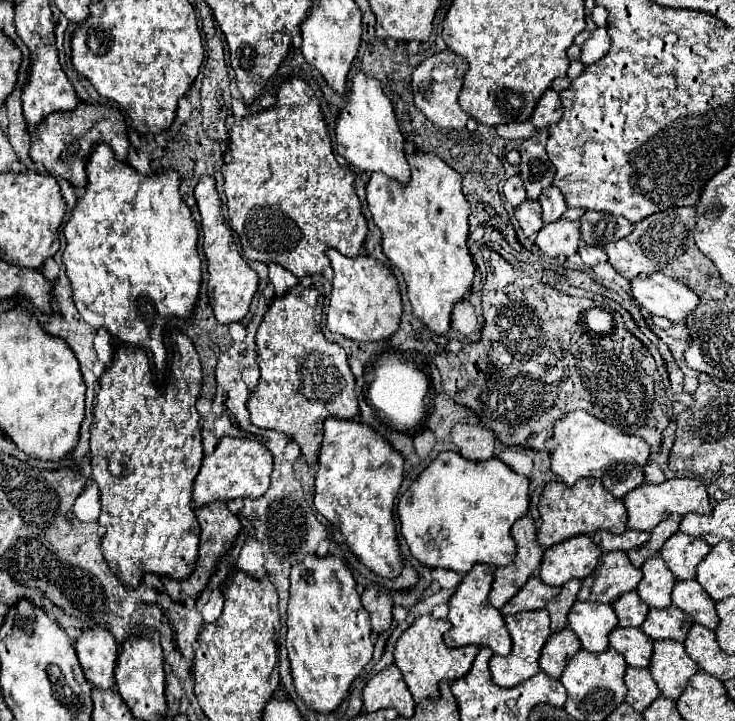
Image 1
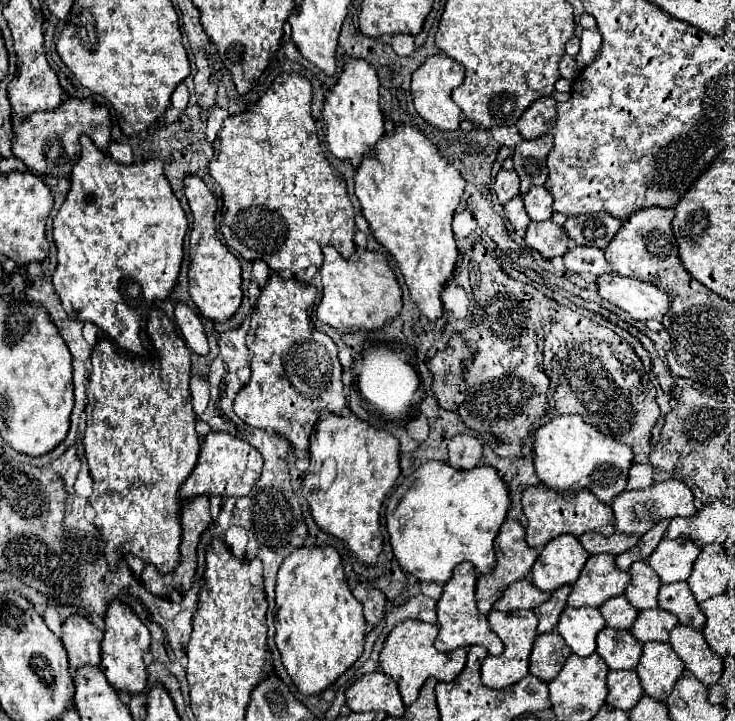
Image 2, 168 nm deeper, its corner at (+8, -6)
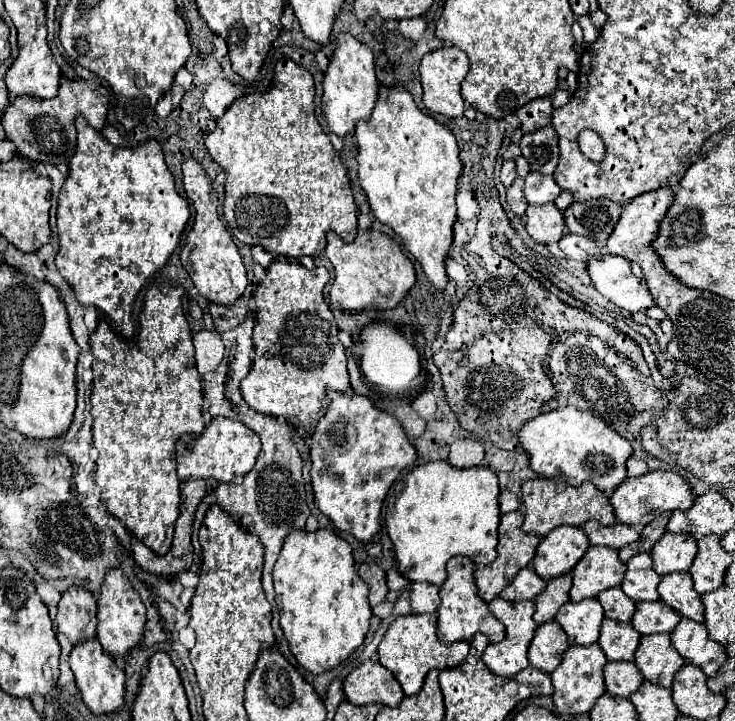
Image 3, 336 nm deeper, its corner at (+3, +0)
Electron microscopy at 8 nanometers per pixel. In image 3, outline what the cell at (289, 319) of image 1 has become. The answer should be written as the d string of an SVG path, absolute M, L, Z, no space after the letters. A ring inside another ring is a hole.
M275 260L267 268L265 278L259 282L255 290L255 304L257 304L255 328L253 328L255 360L253 360L251 372L245 376L245 380L241 380L241 394L243 394L243 400L249 404L249 408L275 418L283 416L287 422L293 424L293 428L305 440L309 440L309 436L315 430L327 392L351 390L345 348L337 340L339 330L333 318L333 312L323 300L323 288L327 282L329 282L329 272L325 268L307 270L301 264L281 262L281 260Z

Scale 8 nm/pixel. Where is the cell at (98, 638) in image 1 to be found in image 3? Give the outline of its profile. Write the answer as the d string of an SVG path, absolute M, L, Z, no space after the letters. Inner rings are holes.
M69 588L59 600L57 630L75 646L97 638L97 602L83 588Z

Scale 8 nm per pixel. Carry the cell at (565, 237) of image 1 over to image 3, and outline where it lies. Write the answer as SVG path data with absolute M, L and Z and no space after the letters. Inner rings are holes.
M547 204L547 206L529 206L527 212L527 232L529 236L539 242L539 244L553 244L559 242L563 238L563 234L567 232L565 228L565 218L563 214L557 210L555 204Z

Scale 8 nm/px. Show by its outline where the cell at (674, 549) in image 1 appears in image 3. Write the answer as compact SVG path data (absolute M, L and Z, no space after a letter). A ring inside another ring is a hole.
M665 532L663 538L653 546L653 568L659 576L671 572L687 572L697 554L697 540L689 534Z

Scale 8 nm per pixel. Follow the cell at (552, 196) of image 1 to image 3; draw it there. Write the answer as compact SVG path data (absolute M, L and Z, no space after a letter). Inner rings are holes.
M529 172L529 176L525 178L525 200L529 204L539 204L539 206L551 204L551 202L555 202L555 198L559 194L561 194L561 190L555 184L553 176Z

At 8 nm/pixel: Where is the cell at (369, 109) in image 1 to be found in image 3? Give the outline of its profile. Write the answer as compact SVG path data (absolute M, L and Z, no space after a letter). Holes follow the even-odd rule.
M339 34L335 54L325 72L323 90L325 90L323 92L323 118L329 126L329 130L335 132L339 138L353 134L357 122L369 120L371 112L377 104L379 80L377 80L375 58L373 58L371 48L361 44L359 40L355 40L351 34Z

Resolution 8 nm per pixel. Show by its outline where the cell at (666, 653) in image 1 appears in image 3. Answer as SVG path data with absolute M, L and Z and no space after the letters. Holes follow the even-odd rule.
M649 634L641 638L635 664L651 684L671 688L675 674L683 668L683 656L673 648L669 634Z

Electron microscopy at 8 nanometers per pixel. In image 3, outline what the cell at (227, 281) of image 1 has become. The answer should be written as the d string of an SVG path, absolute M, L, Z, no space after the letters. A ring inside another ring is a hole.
M187 158L187 162L183 162L183 186L187 192L187 198L191 200L195 208L195 224L185 238L185 246L181 250L181 262L185 270L189 272L195 288L209 302L229 306L237 298L241 298L241 294L245 292L247 274L245 274L245 266L235 242L231 240L227 228L219 220L219 214L217 214L219 200L217 200L217 192L213 190L211 178L201 168L201 164L193 158Z

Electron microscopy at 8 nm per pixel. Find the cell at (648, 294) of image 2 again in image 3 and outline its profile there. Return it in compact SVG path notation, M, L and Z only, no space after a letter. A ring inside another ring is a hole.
M621 256L591 258L587 272L593 286L619 308L639 312L655 304L649 288L631 272L629 262Z

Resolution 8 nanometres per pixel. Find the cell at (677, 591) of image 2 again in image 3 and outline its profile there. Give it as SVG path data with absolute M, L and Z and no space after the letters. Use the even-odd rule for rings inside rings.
M673 572L661 578L659 584L659 596L661 600L677 610L681 616L687 616L695 622L703 622L703 602L701 596L693 588L693 580L689 572Z

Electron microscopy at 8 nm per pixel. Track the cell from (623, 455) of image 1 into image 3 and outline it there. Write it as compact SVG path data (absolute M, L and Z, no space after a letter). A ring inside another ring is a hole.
M559 408L559 410L553 410L549 414L541 414L541 416L533 418L531 422L523 424L523 428L519 432L519 442L525 448L525 452L529 454L531 468L539 476L553 478L557 474L567 484L573 484L573 486L581 486L583 482L593 482L607 496L611 496L613 490L627 478L625 462L633 454L633 448L631 448L629 440L625 440L623 436L613 432L605 422L595 420L589 412L583 412L579 408Z

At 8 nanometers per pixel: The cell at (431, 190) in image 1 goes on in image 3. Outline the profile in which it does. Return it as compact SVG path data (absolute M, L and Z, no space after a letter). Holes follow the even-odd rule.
M391 88L387 100L381 98L377 100L371 120L359 122L359 126L355 128L355 138L359 148L359 156L357 156L359 184L369 198L369 206L375 218L381 224L393 228L393 232L401 238L405 250L419 262L423 274L429 278L435 292L443 292L445 284L449 282L445 274L445 260L453 244L453 224L457 220L455 194L457 194L457 180L463 170L455 136L451 134L451 130L441 126L435 118L421 112L407 90Z

